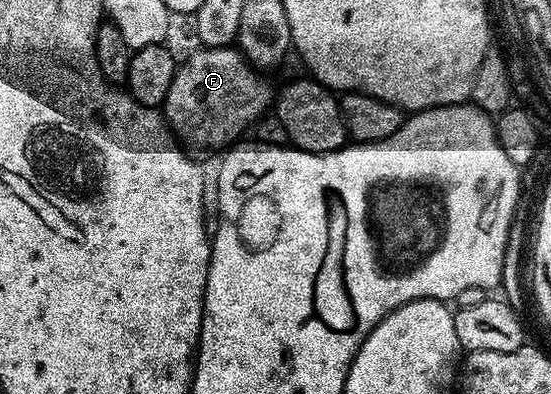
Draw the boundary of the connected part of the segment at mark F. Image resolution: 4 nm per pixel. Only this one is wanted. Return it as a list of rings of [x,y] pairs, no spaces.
[[[199,47],[196,50],[184,61],[182,58],[181,64],[176,68],[169,95],[161,109],[166,124],[176,138],[184,137],[195,149],[222,150],[239,139],[234,137],[241,136],[246,131],[247,124],[251,125],[256,119],[262,118],[272,108],[273,89],[271,93],[270,87],[259,78],[262,76],[255,66],[238,48]]]

